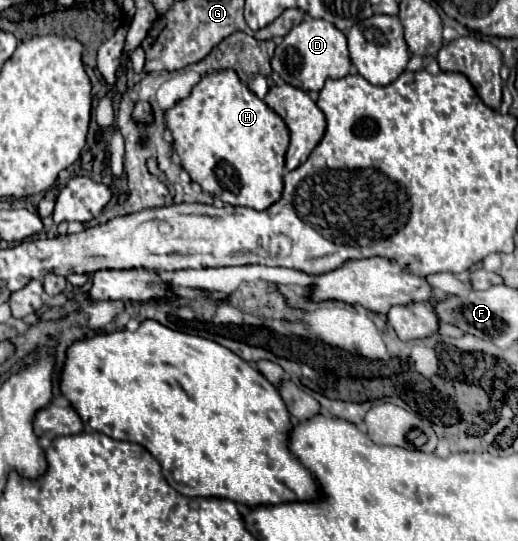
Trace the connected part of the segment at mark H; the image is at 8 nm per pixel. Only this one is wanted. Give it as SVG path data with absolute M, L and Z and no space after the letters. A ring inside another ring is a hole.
M234 70L204 74L200 82L192 88L188 98L176 102L172 108L166 110L166 128L172 132L172 146L180 156L182 168L210 196L216 196L232 206L248 206L254 210L266 210L272 202L280 198L284 186L284 154L290 142L288 128L274 110L270 110L254 92L248 90L246 84L240 82Z

